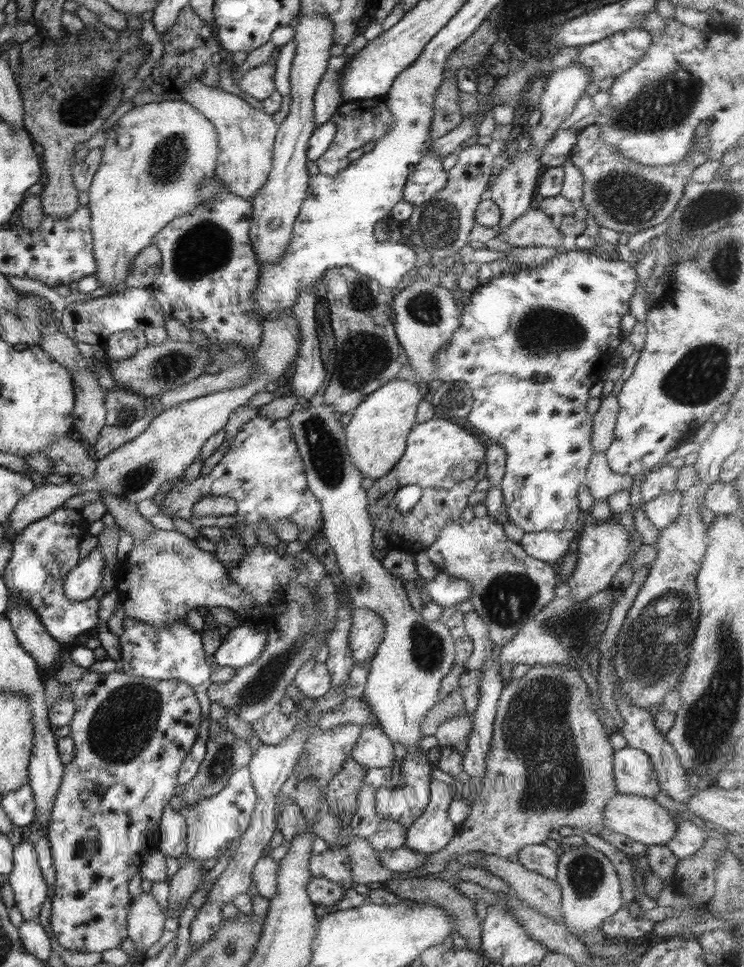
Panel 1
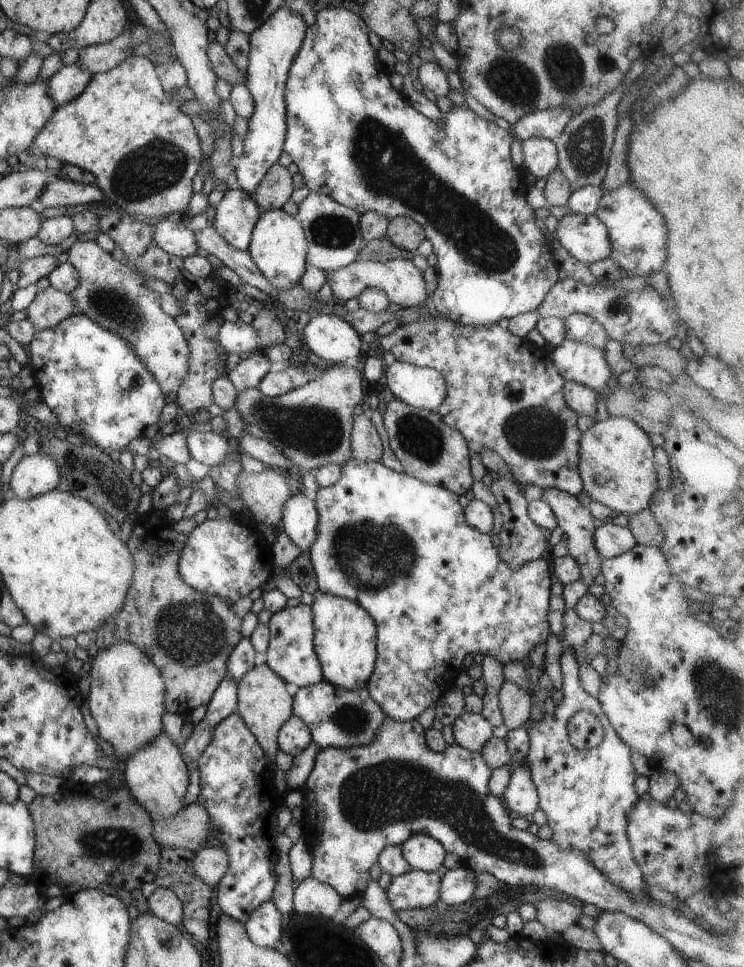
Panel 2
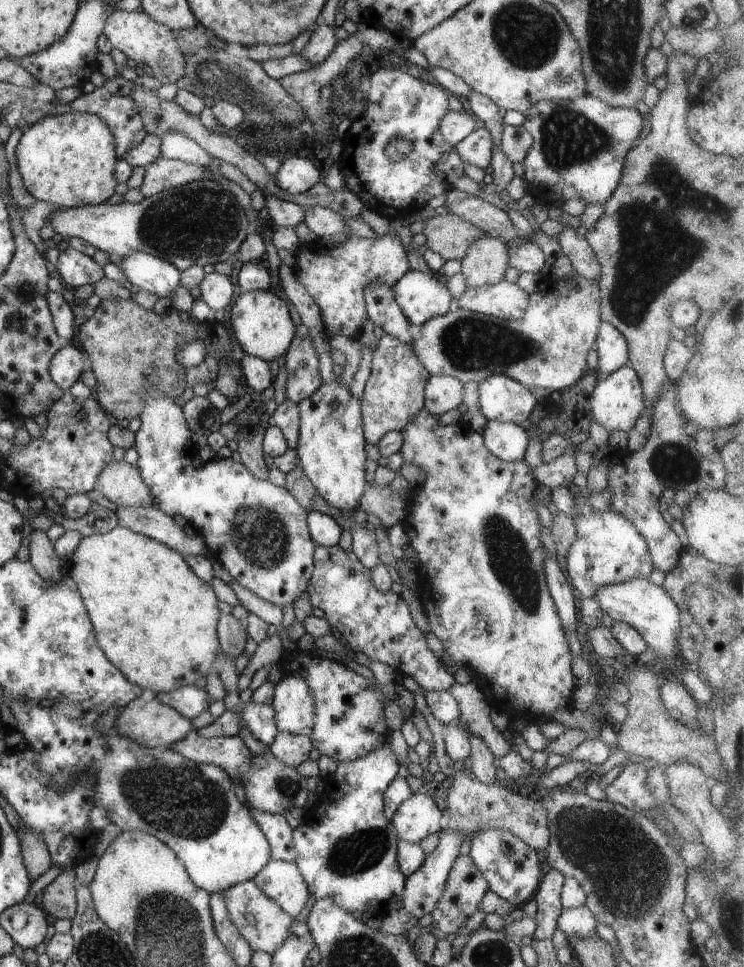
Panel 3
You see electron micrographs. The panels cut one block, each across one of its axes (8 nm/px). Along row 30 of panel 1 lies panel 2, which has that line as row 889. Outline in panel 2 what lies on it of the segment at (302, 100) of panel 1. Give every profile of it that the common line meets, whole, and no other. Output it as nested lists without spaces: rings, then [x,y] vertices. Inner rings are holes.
[[[310,876],[295,886],[293,910],[306,916],[332,919],[339,917],[342,899],[331,886]]]

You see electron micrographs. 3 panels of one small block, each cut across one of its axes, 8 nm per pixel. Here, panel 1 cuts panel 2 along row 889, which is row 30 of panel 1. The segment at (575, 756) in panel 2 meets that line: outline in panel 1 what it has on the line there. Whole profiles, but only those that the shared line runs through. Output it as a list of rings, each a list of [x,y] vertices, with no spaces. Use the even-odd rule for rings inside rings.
[[[643,28],[624,29],[600,41],[578,48],[575,62],[588,68],[592,80],[617,77],[636,65],[652,43],[652,36]]]

